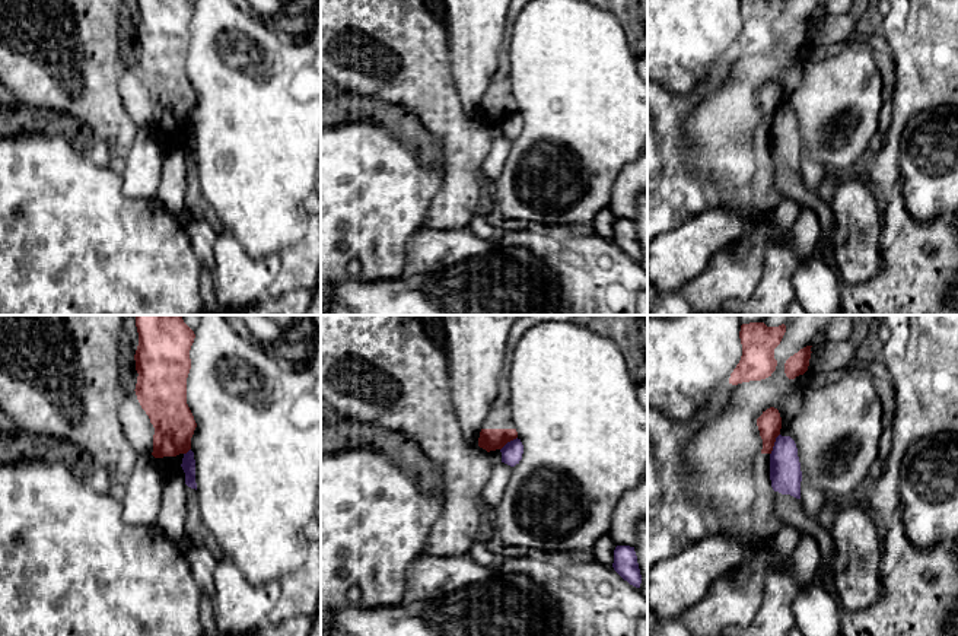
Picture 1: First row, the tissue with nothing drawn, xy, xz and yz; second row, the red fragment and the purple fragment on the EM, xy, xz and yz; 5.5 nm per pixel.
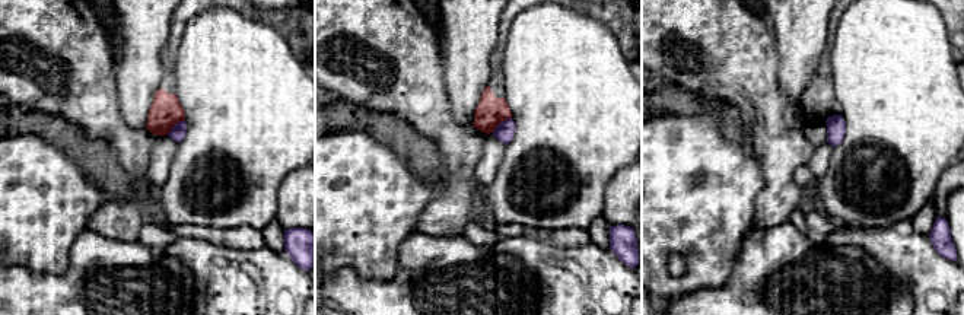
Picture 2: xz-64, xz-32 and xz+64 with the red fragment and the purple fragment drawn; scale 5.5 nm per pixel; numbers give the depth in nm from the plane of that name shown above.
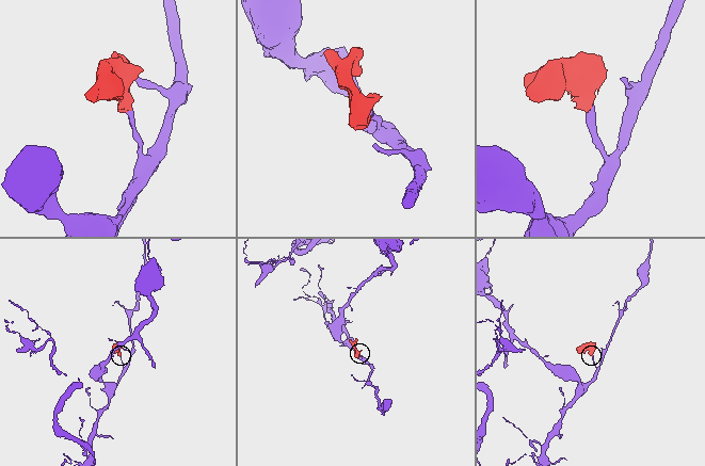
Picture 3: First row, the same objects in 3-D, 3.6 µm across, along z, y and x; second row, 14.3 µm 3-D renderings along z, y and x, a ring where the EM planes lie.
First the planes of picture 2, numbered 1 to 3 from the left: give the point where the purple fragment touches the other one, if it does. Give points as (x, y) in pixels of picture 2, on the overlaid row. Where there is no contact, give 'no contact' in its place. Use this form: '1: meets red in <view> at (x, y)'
1: meets red in xz-64 at (175, 123)
2: meets red in xz-32 at (500, 121)
3: no contact

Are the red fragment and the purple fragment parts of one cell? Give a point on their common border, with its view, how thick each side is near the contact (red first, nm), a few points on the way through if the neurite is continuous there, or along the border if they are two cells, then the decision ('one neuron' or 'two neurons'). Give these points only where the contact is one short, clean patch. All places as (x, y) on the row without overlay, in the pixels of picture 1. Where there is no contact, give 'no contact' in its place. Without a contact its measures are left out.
yz (773, 117) | 130/180 nm | along yz (779, 107), (770, 127) | two neurons

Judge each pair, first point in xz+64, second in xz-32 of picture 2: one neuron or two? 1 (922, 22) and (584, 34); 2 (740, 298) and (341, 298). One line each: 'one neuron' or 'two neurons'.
1: one neuron
2: one neuron

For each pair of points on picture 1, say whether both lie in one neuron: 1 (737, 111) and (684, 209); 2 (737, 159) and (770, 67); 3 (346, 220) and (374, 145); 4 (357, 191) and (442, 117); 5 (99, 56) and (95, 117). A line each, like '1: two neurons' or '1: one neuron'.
1: two neurons
2: one neuron
3: one neuron
4: two neurons
5: one neuron

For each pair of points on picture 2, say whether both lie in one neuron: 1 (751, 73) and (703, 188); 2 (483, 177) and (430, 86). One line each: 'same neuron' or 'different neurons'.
1: different neurons
2: different neurons

